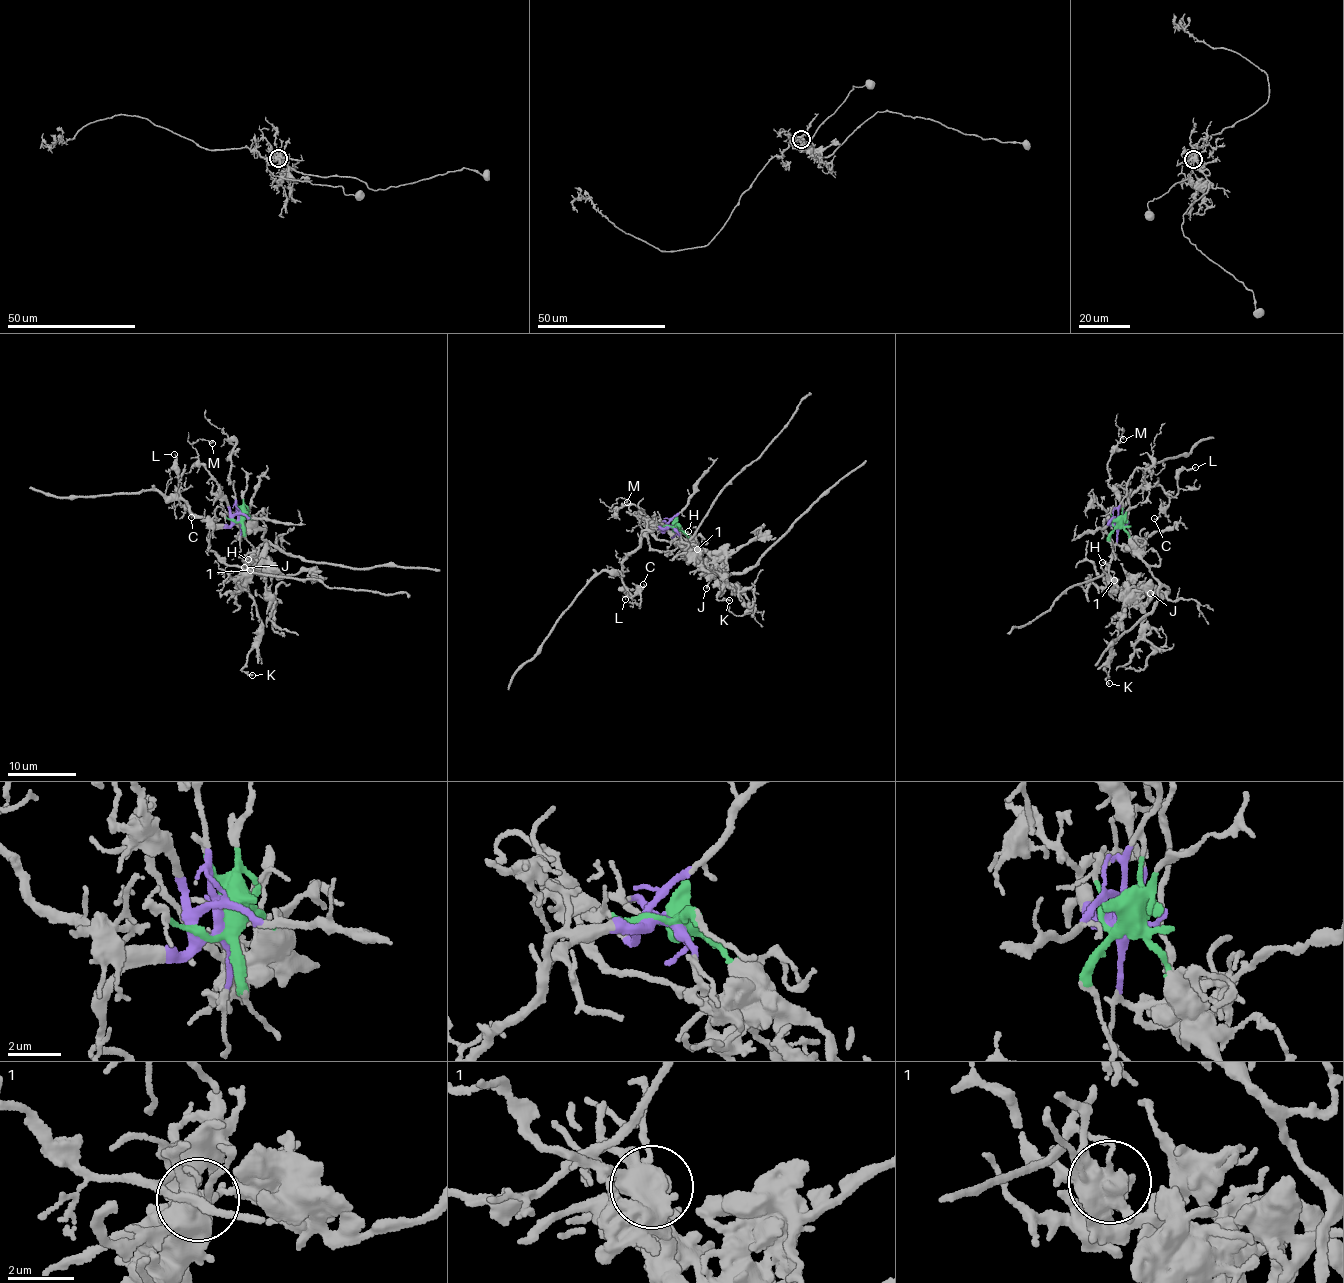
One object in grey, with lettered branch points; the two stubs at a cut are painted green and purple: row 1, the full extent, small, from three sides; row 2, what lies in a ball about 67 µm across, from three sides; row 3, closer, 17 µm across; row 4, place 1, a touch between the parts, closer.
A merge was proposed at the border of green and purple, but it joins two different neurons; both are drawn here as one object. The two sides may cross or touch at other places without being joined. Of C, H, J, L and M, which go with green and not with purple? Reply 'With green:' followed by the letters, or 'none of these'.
With green: H, J

